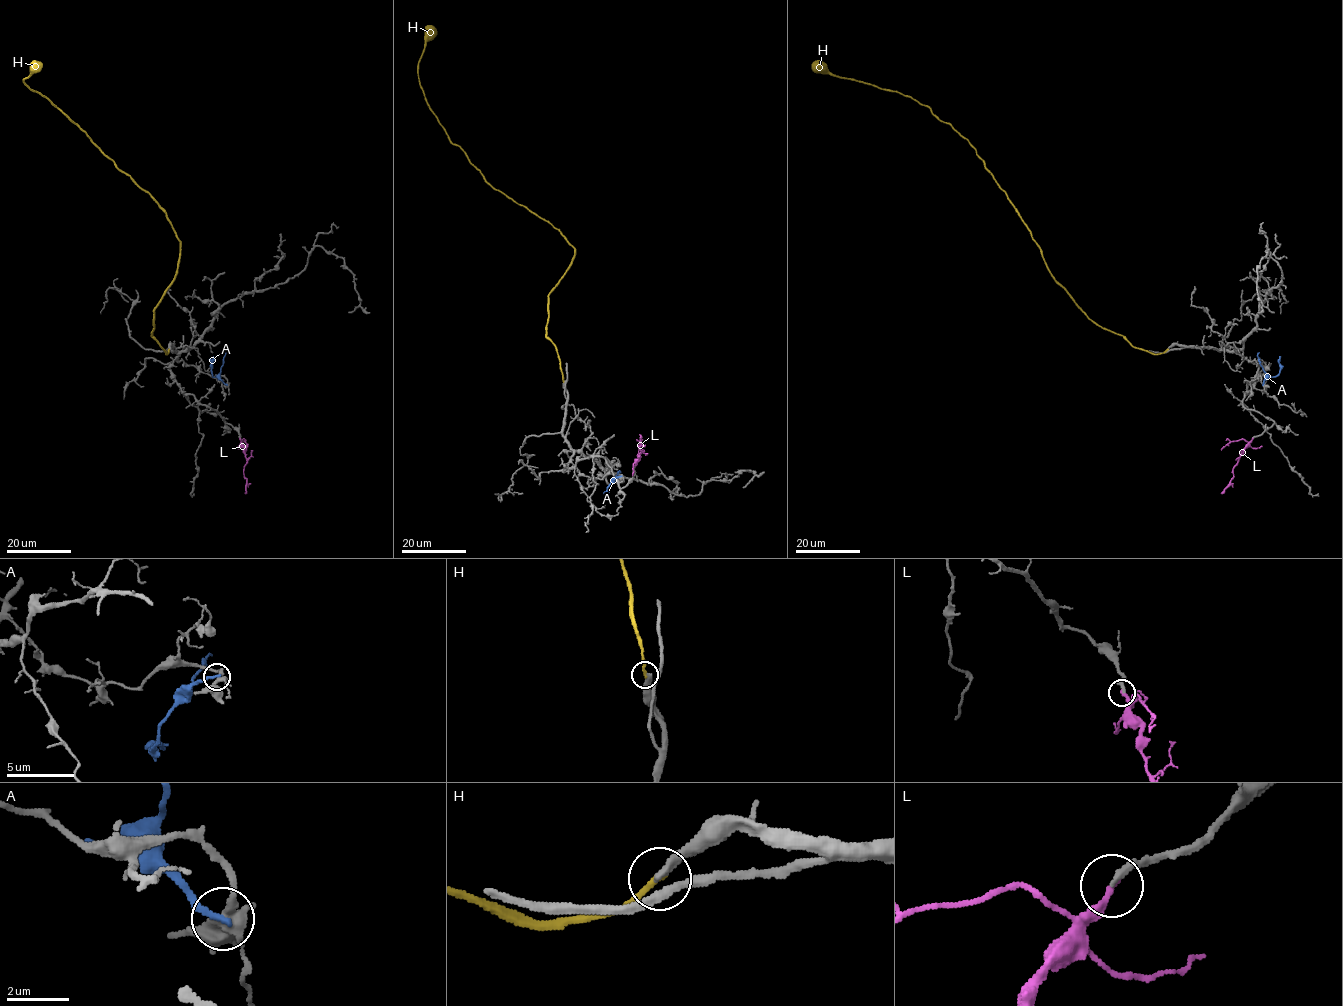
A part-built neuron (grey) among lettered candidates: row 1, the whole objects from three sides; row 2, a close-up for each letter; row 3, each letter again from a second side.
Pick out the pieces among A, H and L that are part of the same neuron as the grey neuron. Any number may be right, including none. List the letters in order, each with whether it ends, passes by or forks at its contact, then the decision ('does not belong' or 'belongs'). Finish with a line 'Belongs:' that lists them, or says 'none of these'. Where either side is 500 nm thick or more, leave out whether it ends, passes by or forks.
A: it ends; does not belong
H: it ends; does not belong
L: it ends; belongs
Belongs: L

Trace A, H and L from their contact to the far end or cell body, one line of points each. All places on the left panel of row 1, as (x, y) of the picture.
A: (226, 384), (218, 376), (212, 376), (214, 356)
H: (169, 349), (166, 354), (152, 336), (153, 309), (174, 278), (180, 241), (158, 203), (24, 82), (37, 64)
L: (240, 438), (247, 459), (244, 469), (245, 493)

